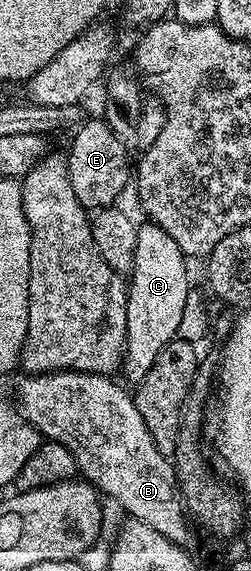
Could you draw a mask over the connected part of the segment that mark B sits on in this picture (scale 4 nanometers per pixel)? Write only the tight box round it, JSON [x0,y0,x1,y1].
[16,371,192,547]

